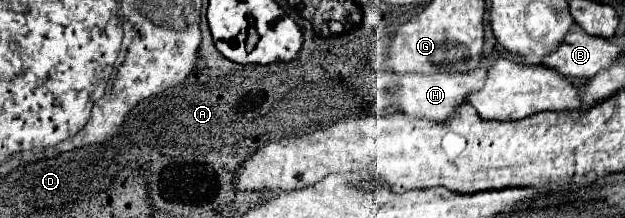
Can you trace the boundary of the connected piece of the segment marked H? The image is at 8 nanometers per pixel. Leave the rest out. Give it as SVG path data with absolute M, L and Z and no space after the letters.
M485 65L467 71L467 73L433 73L433 75L421 75L421 73L385 73L377 75L377 79L371 83L369 93L381 109L393 109L411 117L425 117L425 119L447 119L447 115L455 115L455 107L465 101L467 91L475 91L483 87L483 75L487 75Z

